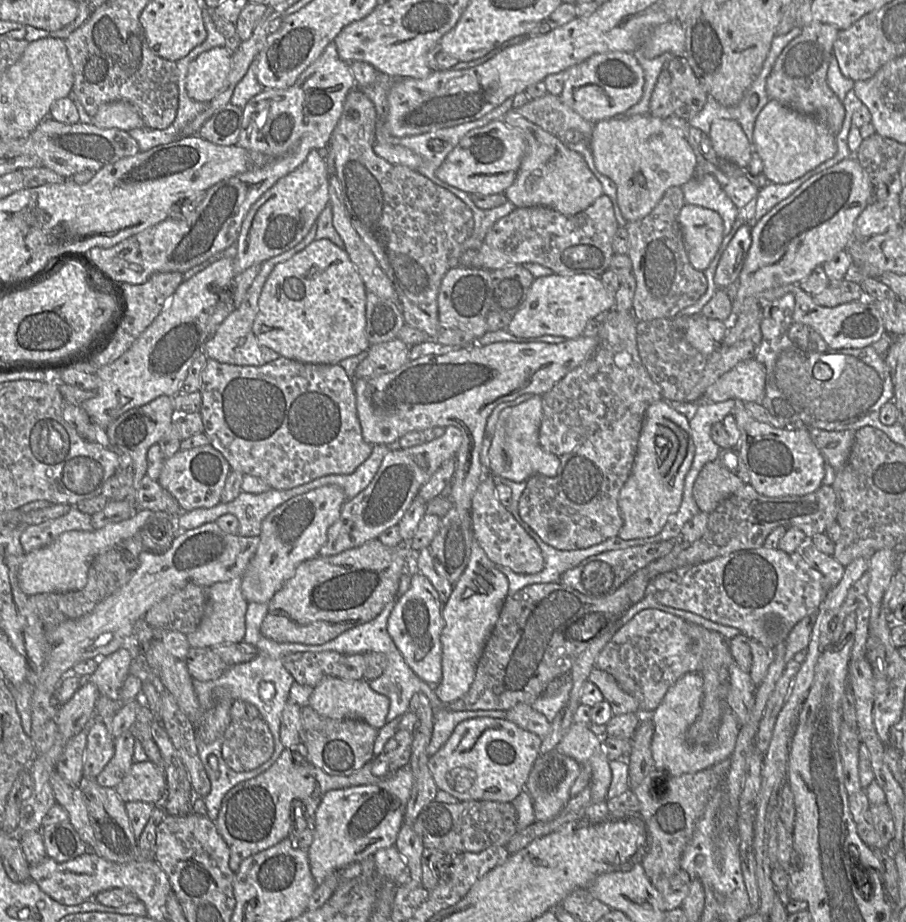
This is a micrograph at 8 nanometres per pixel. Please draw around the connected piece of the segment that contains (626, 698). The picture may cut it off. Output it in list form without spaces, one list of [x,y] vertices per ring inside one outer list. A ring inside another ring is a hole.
[[[595,666],[591,670],[588,680],[599,688],[604,700],[609,702],[614,716],[639,711],[637,700],[623,691],[611,674]]]

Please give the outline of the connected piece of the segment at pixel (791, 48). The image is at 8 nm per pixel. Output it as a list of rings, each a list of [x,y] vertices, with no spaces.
[[[821,22],[802,27],[801,34],[791,40],[777,58],[766,83],[770,99],[800,113],[823,118],[835,136],[842,128],[845,108],[843,101],[829,87],[827,73],[839,31],[837,27]]]

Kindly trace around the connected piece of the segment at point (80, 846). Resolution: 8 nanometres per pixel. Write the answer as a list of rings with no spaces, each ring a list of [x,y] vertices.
[[[68,820],[42,826],[40,832],[47,857],[58,862],[72,860],[88,851],[87,845]]]

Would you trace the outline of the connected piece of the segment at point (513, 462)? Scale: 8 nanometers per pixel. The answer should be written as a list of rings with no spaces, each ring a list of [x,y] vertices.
[[[534,395],[531,399],[500,413],[491,437],[486,473],[514,482],[525,482],[534,475],[552,477],[557,474],[559,458],[544,451],[539,443],[542,415],[542,395]]]

